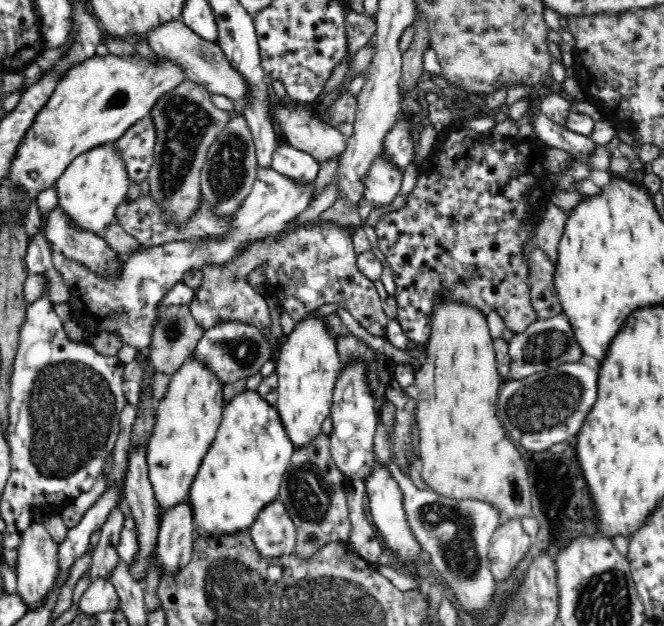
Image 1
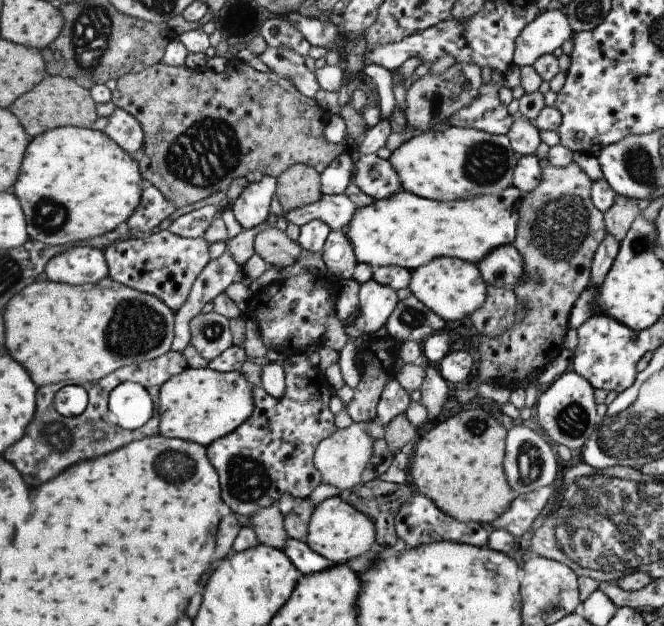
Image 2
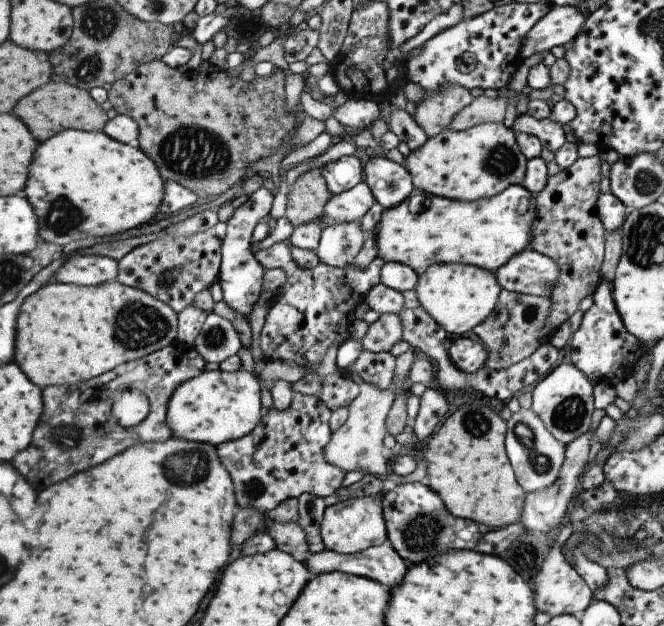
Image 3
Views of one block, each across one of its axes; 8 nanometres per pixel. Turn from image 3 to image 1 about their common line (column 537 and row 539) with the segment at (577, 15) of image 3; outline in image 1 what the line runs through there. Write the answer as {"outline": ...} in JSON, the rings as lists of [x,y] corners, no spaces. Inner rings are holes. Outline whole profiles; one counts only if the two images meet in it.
{"outline":[[[30,523],[28,530],[24,530],[24,534],[20,537],[15,575],[17,578],[17,591],[26,602],[26,608],[35,607],[46,596],[50,586],[52,586],[57,575],[58,545],[48,535],[43,523]]]}

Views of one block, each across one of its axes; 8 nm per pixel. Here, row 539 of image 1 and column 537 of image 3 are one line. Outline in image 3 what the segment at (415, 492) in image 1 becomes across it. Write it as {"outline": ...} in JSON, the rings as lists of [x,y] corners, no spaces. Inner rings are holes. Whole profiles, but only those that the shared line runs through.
{"outline":[[[520,408],[506,421],[504,450],[516,482],[526,494],[544,490],[555,482],[564,460],[564,446],[550,436],[547,428],[530,409]]]}

